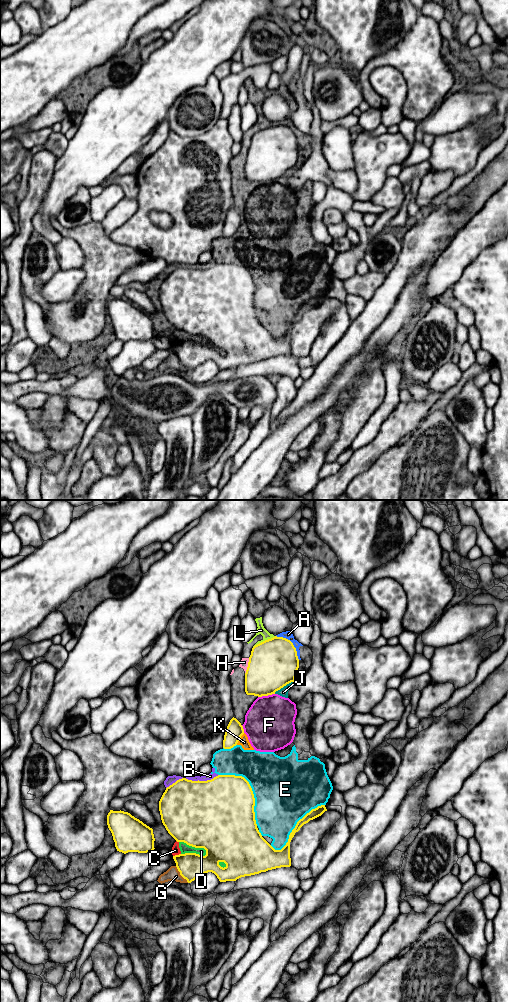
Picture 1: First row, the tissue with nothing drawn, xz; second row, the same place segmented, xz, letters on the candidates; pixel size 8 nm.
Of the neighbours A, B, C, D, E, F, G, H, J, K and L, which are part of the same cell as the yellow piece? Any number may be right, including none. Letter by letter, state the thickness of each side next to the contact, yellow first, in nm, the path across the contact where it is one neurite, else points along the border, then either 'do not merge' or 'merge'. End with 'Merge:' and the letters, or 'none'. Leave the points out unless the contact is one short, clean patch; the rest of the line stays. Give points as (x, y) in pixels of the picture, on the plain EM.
A: 400 nm thick on the yellow side, 60 nm on the other; border along xz (276, 123), (285, 125), (292, 131), (299, 147); do not merge
B: 500 nm thick on the yellow side, 50 nm on the other; do not merge
C: 280 nm thick on the yellow side, 70 nm on the other; do not merge
D: 500 nm thick on the yellow side, 80 nm on the other; do not merge
E: 460 nm thick on the yellow side, 480 nm on the other; do not merge
F: 380 nm thick on the yellow side, 400 nm on the other; do not merge
G: 220 nm thick on the yellow side, 110 nm on the other; do not merge
H: 400 nm thick on the yellow side, 60 nm on the other; border along xz (249, 146), (245, 161); do not merge
J: 400 nm thick on the yellow side, 70 nm on the other; border along xz (292, 169), (274, 181); do not merge
K: 140 nm thick on the yellow side, 80 nm on the other; do not merge
L: 400 nm thick on the yellow side, 70 nm on the other; do not merge
Merge: none

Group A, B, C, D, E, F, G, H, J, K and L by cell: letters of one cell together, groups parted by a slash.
A B C D E F H J K L / G

